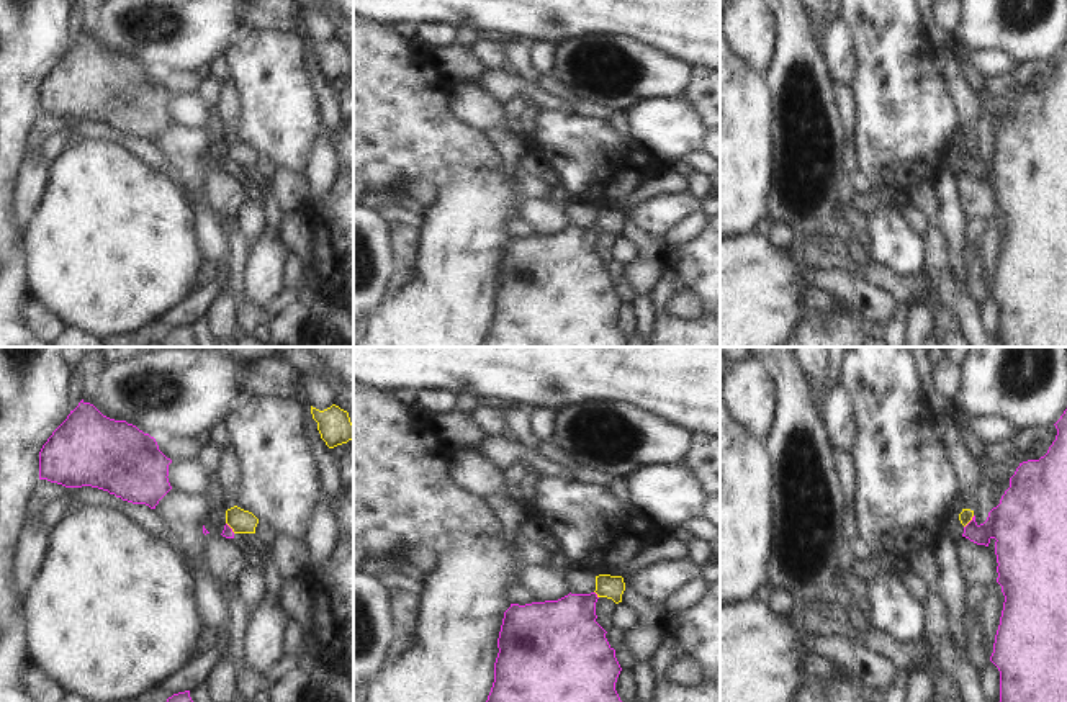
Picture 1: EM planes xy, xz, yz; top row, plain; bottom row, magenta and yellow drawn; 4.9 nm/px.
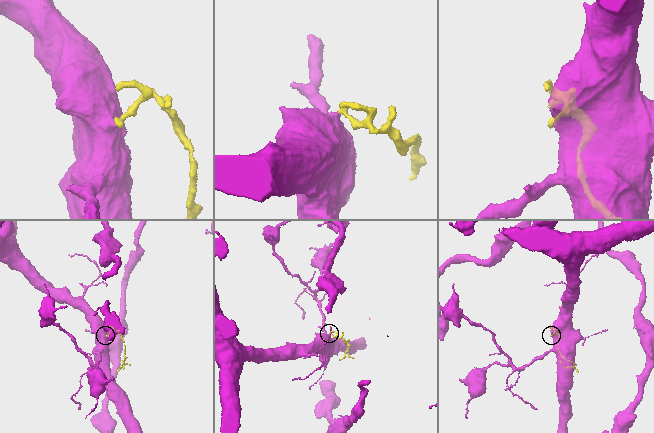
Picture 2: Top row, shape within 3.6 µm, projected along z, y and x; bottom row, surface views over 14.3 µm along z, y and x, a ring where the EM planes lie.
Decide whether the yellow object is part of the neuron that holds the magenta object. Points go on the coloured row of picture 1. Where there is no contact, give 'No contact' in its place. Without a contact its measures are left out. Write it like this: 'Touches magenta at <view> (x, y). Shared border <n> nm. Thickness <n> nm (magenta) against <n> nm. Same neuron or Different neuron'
Touches magenta at yz (969, 522). Shared border 80 nm. Thickness 280 nm (magenta) against 70 nm. Different neuron.

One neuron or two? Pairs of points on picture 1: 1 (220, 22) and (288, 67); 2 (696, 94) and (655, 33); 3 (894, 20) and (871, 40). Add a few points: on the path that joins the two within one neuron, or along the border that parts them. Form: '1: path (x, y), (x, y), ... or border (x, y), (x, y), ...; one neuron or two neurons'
1: border (241, 35), (225, 53); two neurons
2: border (693, 66), (702, 67); two neurons
3: path (889, 25), (876, 38); one neuron

